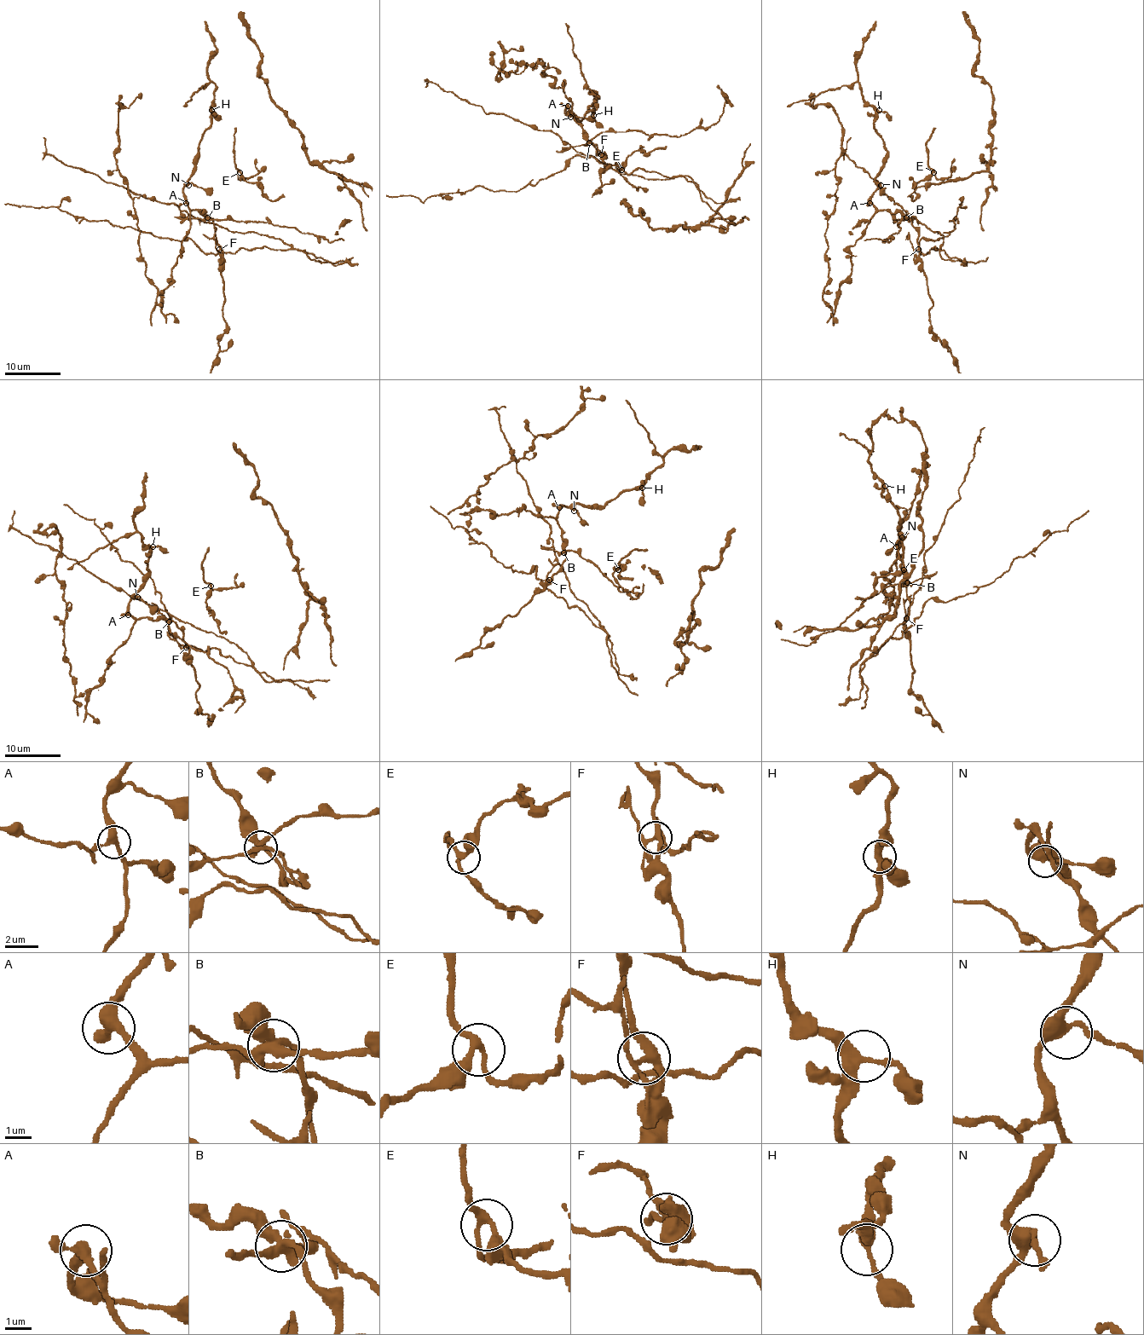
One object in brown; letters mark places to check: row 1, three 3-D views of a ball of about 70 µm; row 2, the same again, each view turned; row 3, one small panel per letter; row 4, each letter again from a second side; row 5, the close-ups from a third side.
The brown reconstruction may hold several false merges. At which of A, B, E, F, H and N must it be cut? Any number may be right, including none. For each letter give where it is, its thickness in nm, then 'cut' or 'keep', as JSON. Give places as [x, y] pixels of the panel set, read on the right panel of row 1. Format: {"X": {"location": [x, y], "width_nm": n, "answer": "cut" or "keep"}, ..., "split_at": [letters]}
{"A": {"location": [869, 203], "width_nm": 320, "answer": "keep"}, "B": {"location": [906, 217], "width_nm": 400, "answer": "cut"}, "E": {"location": [933, 172], "width_nm": 240, "answer": "keep"}, "F": {"location": [918, 249], "width_nm": 260, "answer": "cut"}, "H": {"location": [879, 110], "width_nm": 360, "answer": "keep"}, "N": {"location": [881, 185], "width_nm": 340, "answer": "keep"}, "split_at": ["B", "F"]}

